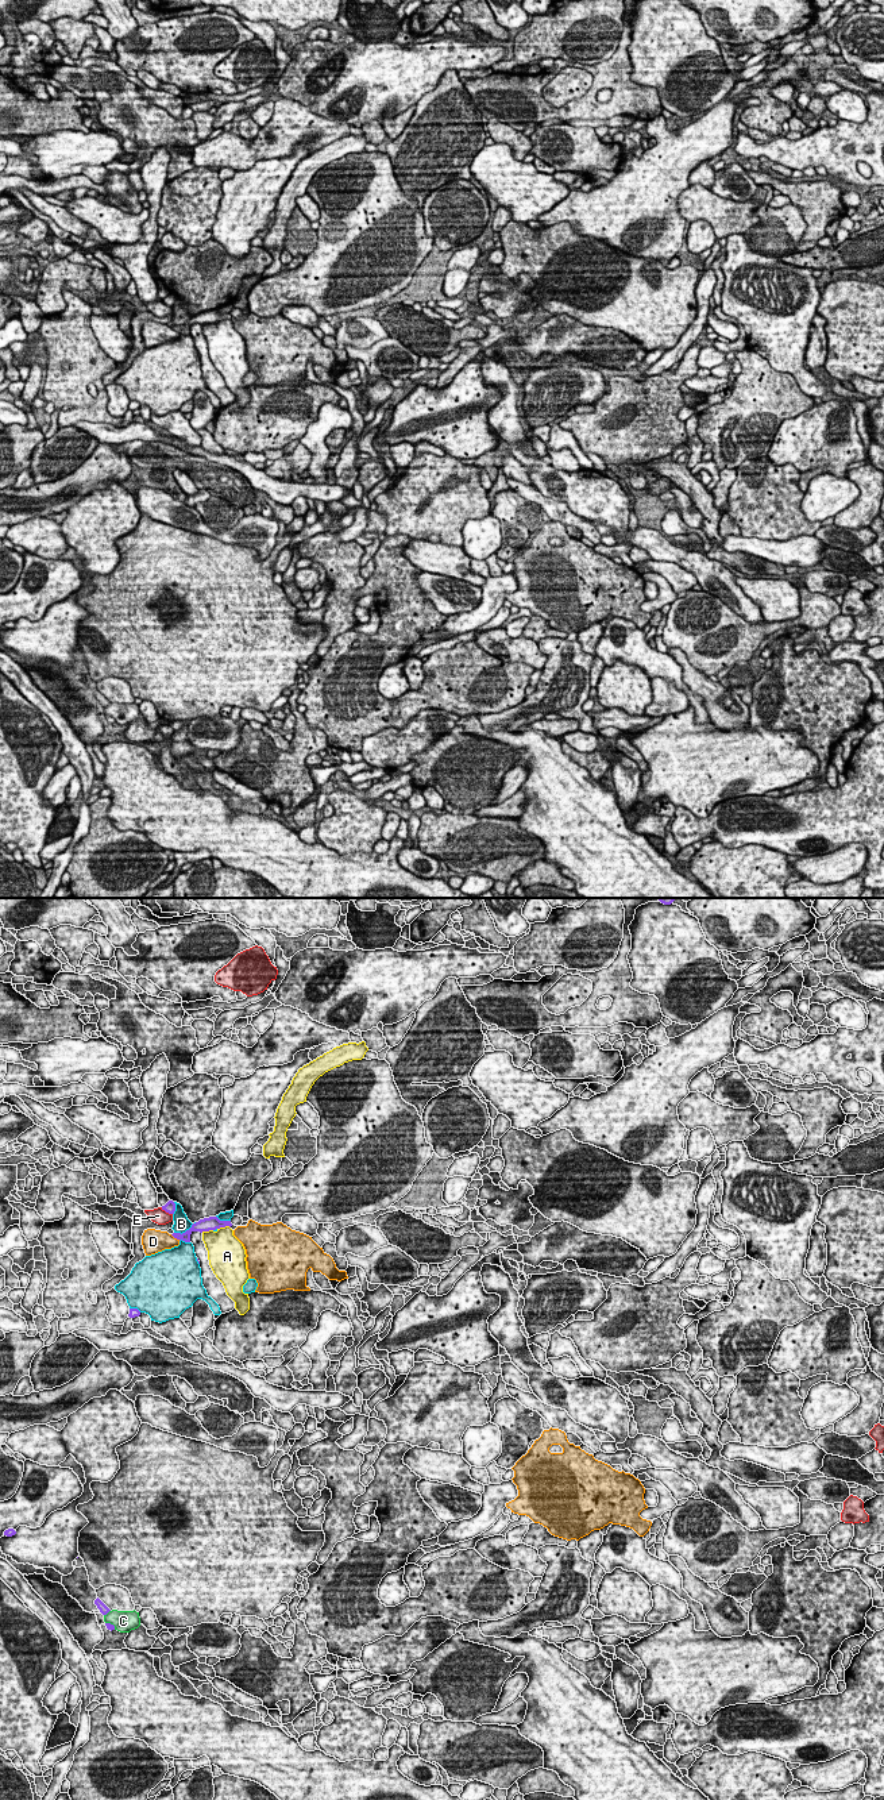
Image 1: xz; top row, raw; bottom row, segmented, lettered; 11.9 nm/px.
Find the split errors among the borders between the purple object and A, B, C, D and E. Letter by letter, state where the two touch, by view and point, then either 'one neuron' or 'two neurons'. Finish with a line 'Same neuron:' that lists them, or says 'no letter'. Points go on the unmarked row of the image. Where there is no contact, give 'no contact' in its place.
A: meets purple in xz at (223, 319); two neurons
B: meets purple in xz at (186, 323); two neurons
C: meets purple in xz at (107, 705); two neurons
D: meets purple in xz at (176, 330); two neurons
E: meets purple in xz at (166, 304); two neurons
Same neuron: no letter

